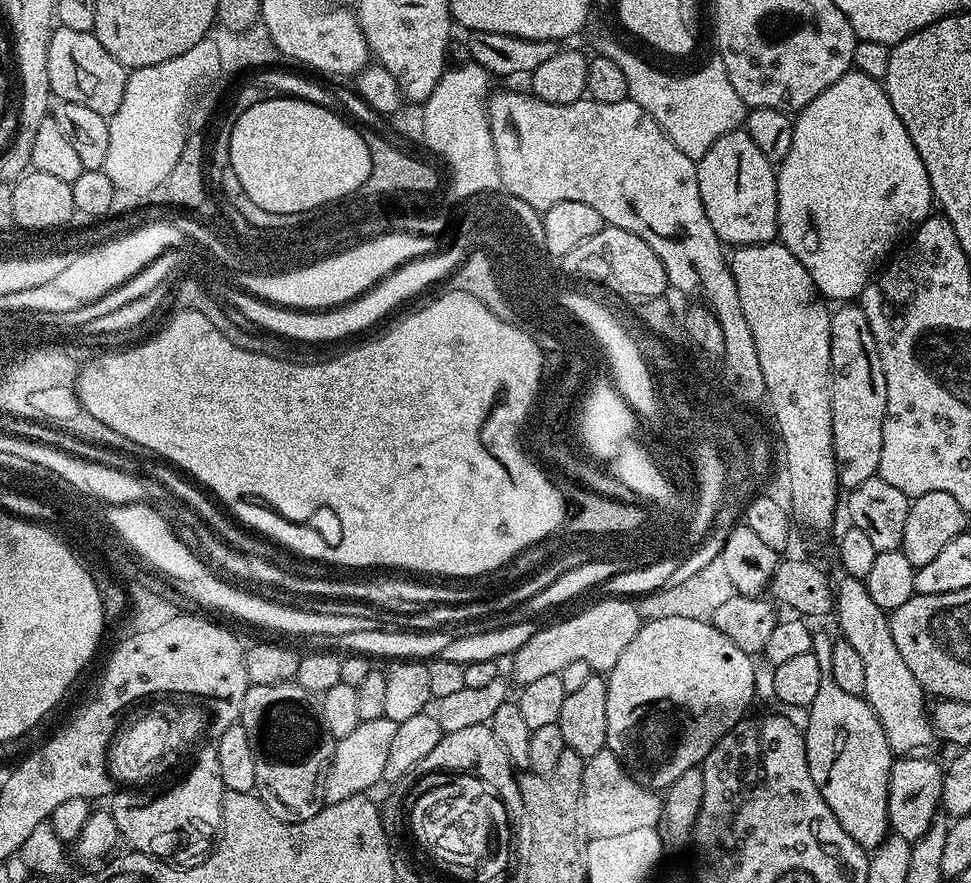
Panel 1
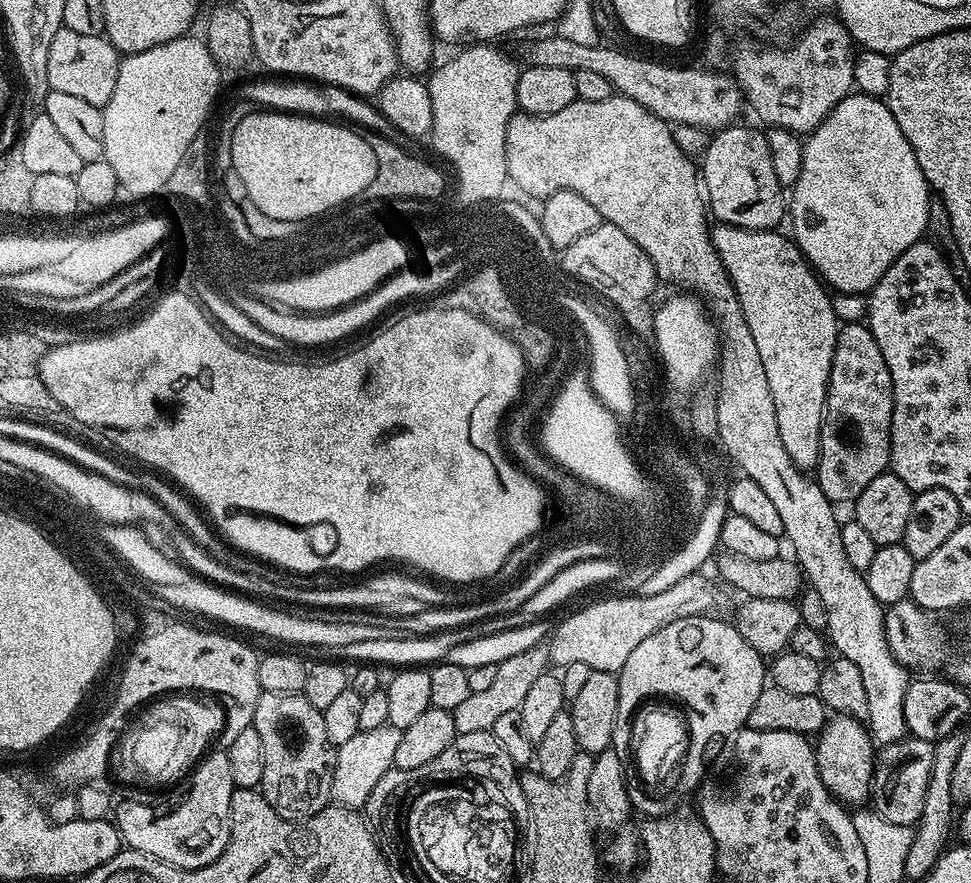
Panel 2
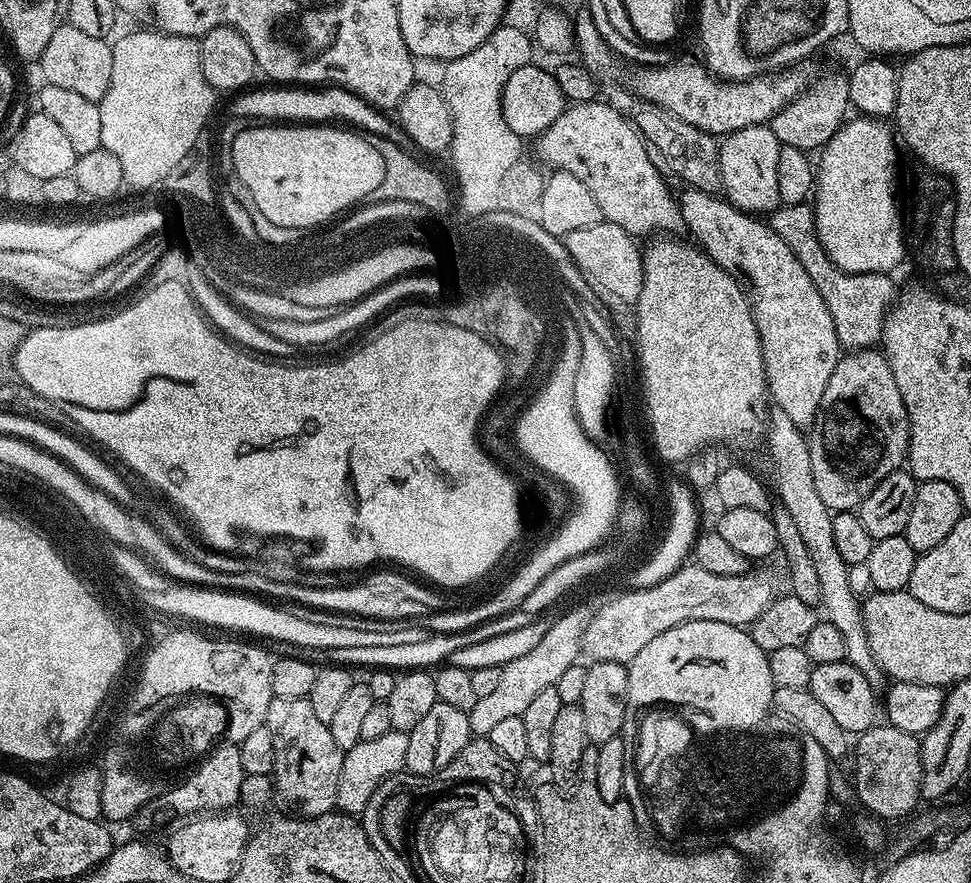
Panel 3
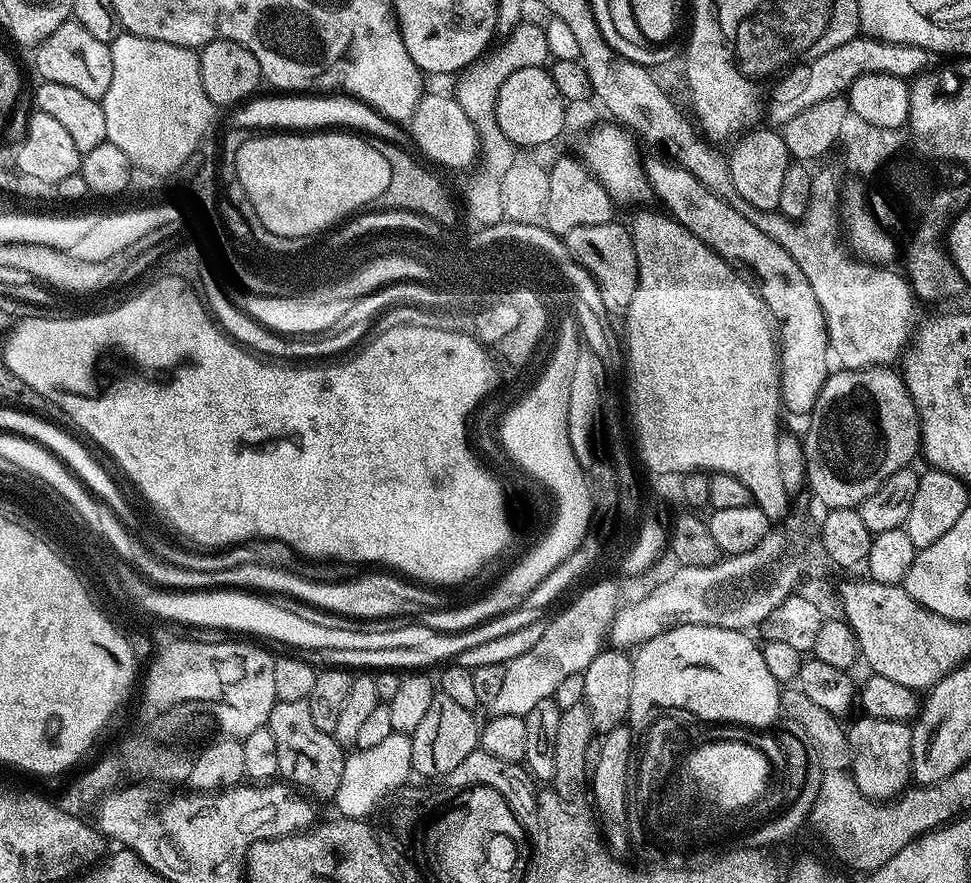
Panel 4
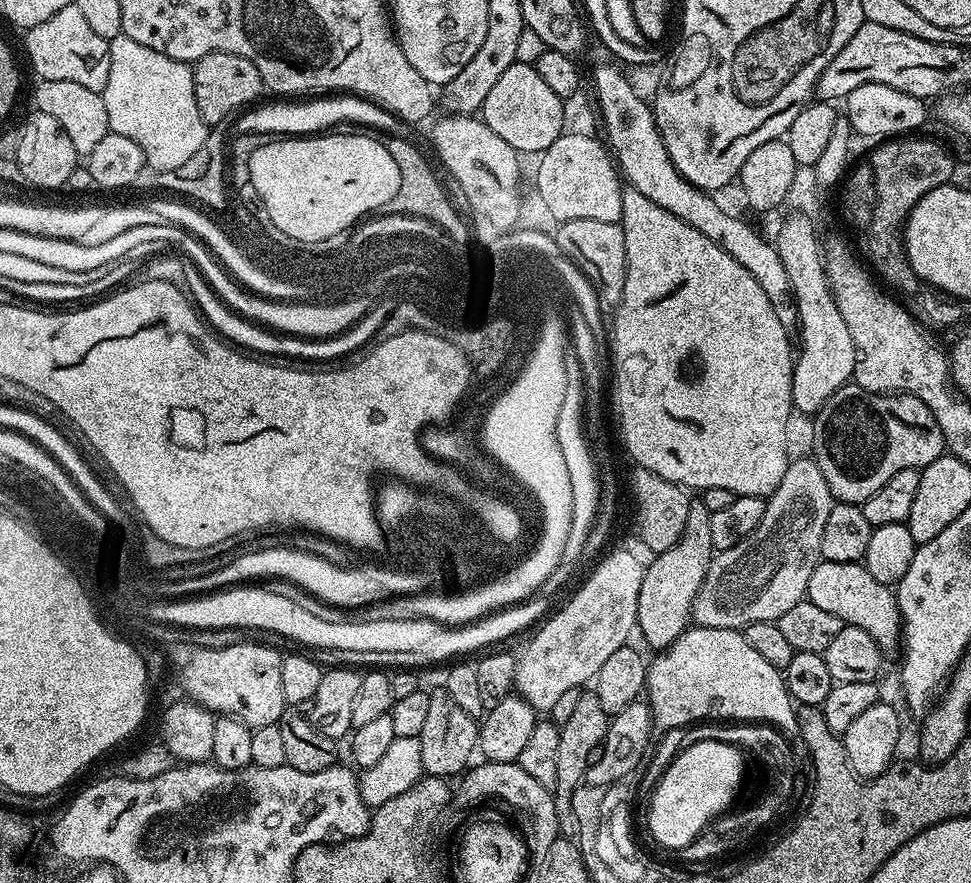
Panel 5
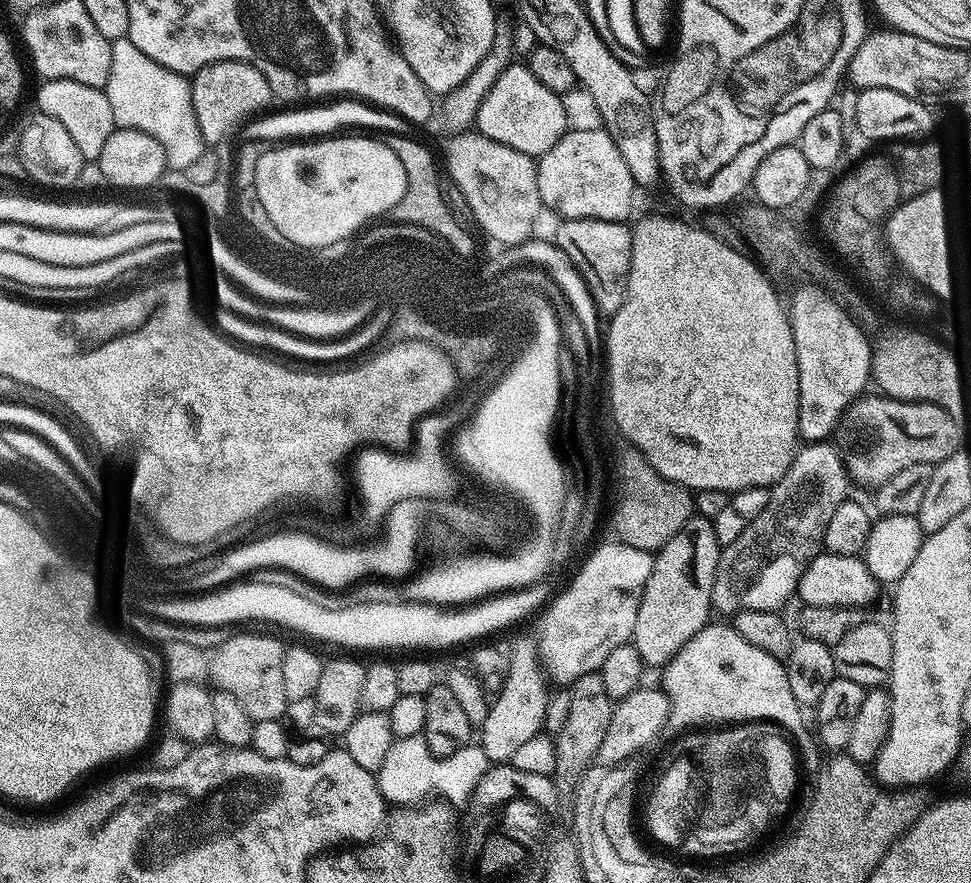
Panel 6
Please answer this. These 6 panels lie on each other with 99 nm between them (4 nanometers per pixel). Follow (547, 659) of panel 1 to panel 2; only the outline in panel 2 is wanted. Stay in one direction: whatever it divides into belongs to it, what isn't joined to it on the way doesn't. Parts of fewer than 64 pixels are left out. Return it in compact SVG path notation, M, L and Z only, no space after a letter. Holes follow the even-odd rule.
M703 574L681 576L673 579L669 588L656 592L653 596L624 596L621 600L600 600L589 608L580 608L573 616L568 616L560 625L555 625L550 636L550 660L553 665L563 666L570 662L586 662L594 672L619 673L622 666L626 666L626 658L635 648L650 634L654 634L662 626L666 626L675 620L690 618L691 616L702 616L713 611L716 604L716 588L707 580Z

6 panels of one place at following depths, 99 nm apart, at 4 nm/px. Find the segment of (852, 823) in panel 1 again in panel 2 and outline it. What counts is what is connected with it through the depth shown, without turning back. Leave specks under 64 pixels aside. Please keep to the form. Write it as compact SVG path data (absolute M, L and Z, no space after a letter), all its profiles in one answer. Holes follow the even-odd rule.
M836 714L825 723L818 739L815 745L816 761L819 776L828 791L841 803L850 806L865 803L871 795L872 770L876 753L867 727L853 716Z

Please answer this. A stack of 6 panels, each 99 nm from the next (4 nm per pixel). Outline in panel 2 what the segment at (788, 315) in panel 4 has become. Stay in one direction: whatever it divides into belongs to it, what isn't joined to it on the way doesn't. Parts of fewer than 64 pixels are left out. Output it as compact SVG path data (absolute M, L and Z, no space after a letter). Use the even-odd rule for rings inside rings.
M717 223L711 229L714 250L718 258L722 258L722 266L730 278L730 282L736 291L738 302L742 306L742 314L746 318L746 326L750 326L750 334L754 334L754 343L758 345L758 355L762 358L762 366L766 369L766 382L770 382L770 395L774 398L774 414L778 414L778 432L782 434L782 444L786 446L786 452L798 467L805 470L815 469L816 463L820 460L820 431L824 425L824 410L828 402L828 379L832 369L832 359L834 358L834 346L836 345L836 334L838 331L838 321L832 309L832 296L829 289L822 283L819 275L814 271L811 264L802 253L795 240L787 235L779 236L781 233L776 230L763 232L762 230L746 230L738 226Z

